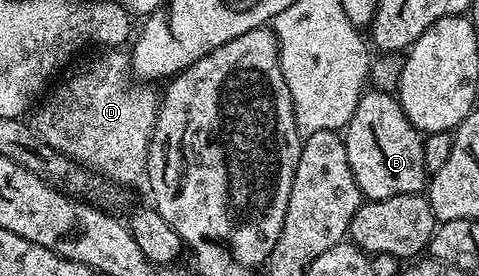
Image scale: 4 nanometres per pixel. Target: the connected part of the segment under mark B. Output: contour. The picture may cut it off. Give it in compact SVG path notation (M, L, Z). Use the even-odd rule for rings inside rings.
M363 92L352 119L346 124L344 140L348 155L348 167L352 167L352 175L365 200L392 199L392 195L422 193L427 188L428 174L424 167L423 134L419 133L418 128L406 118L402 105L394 93Z

